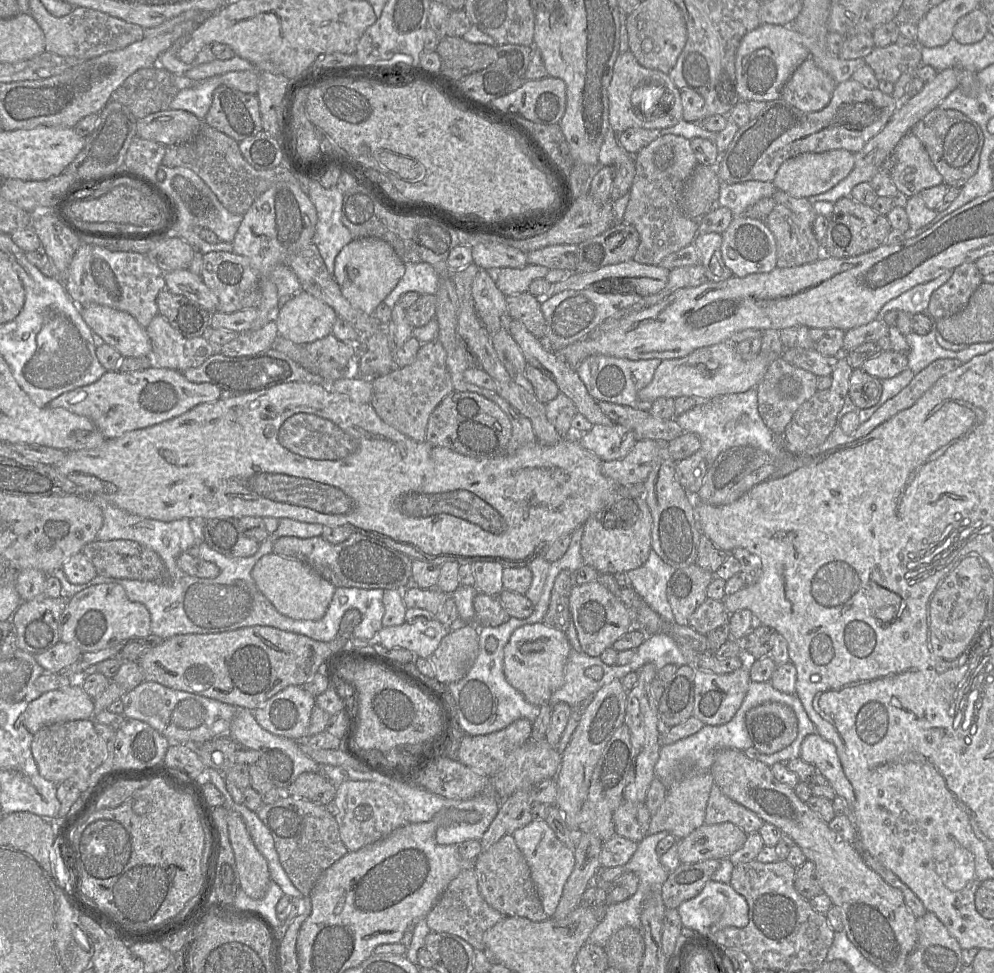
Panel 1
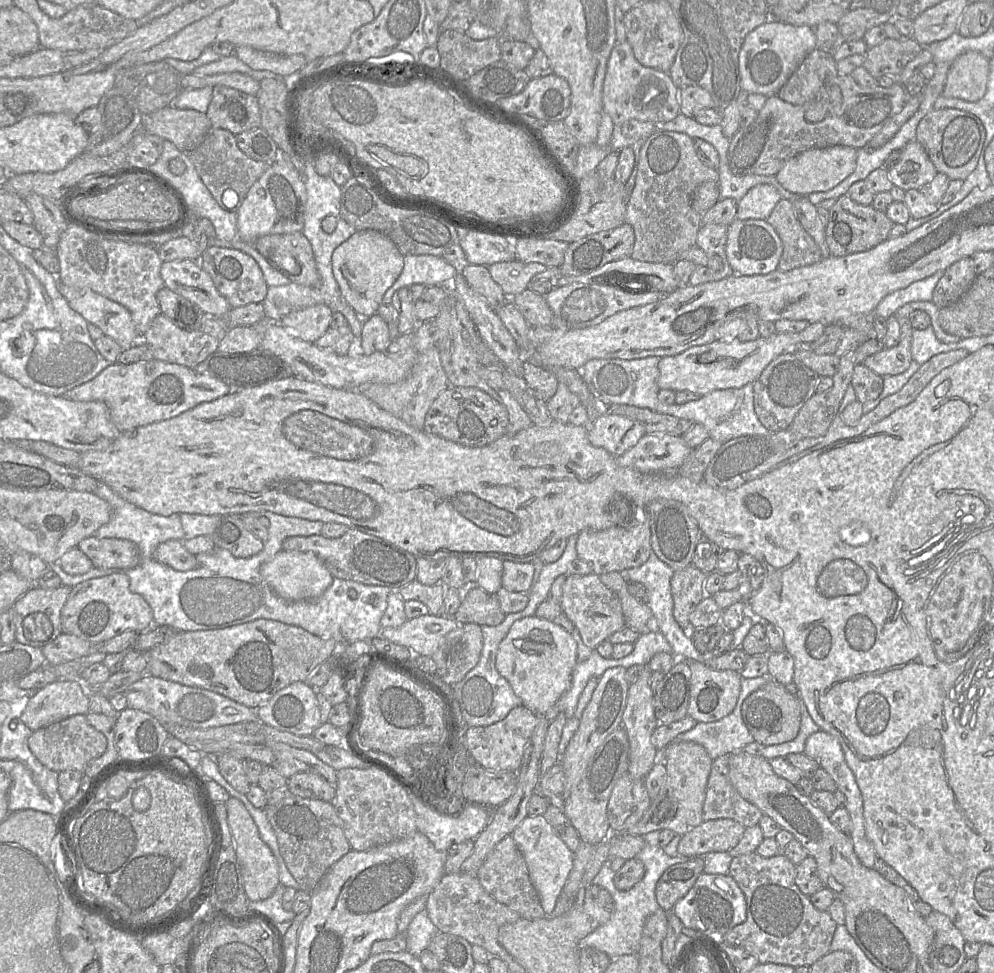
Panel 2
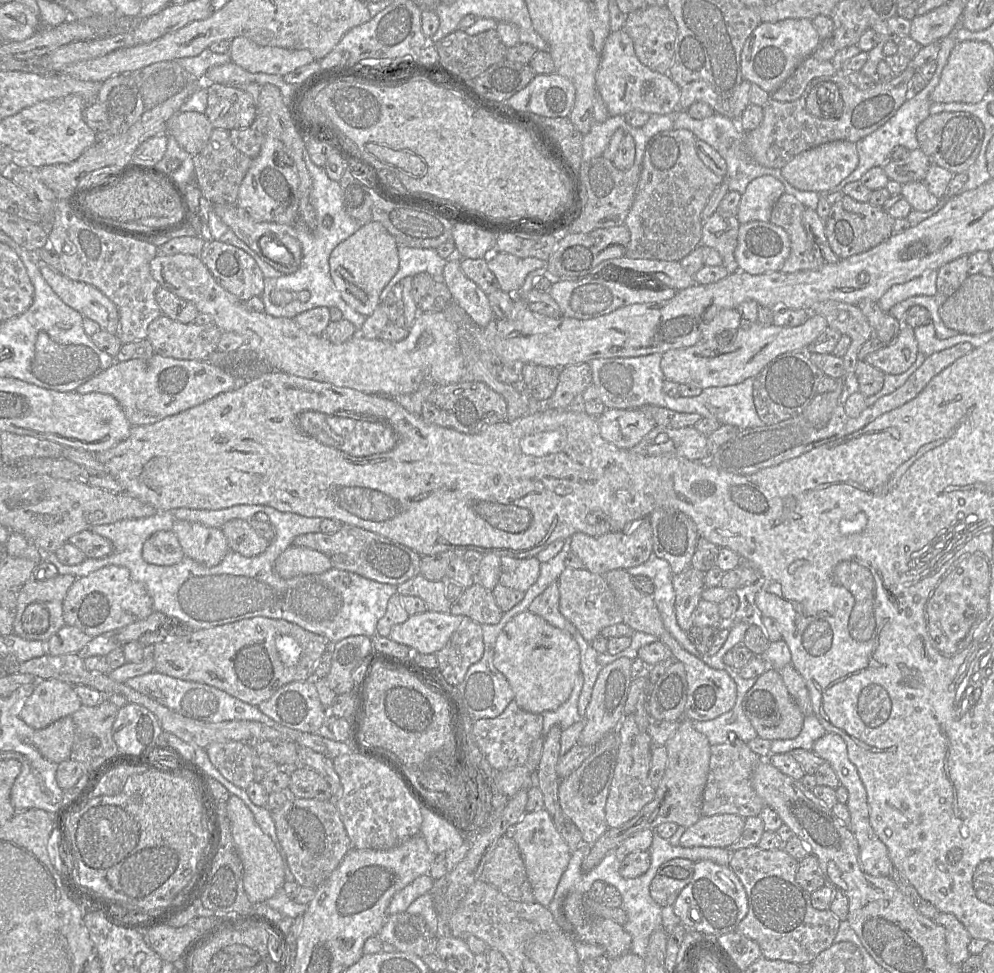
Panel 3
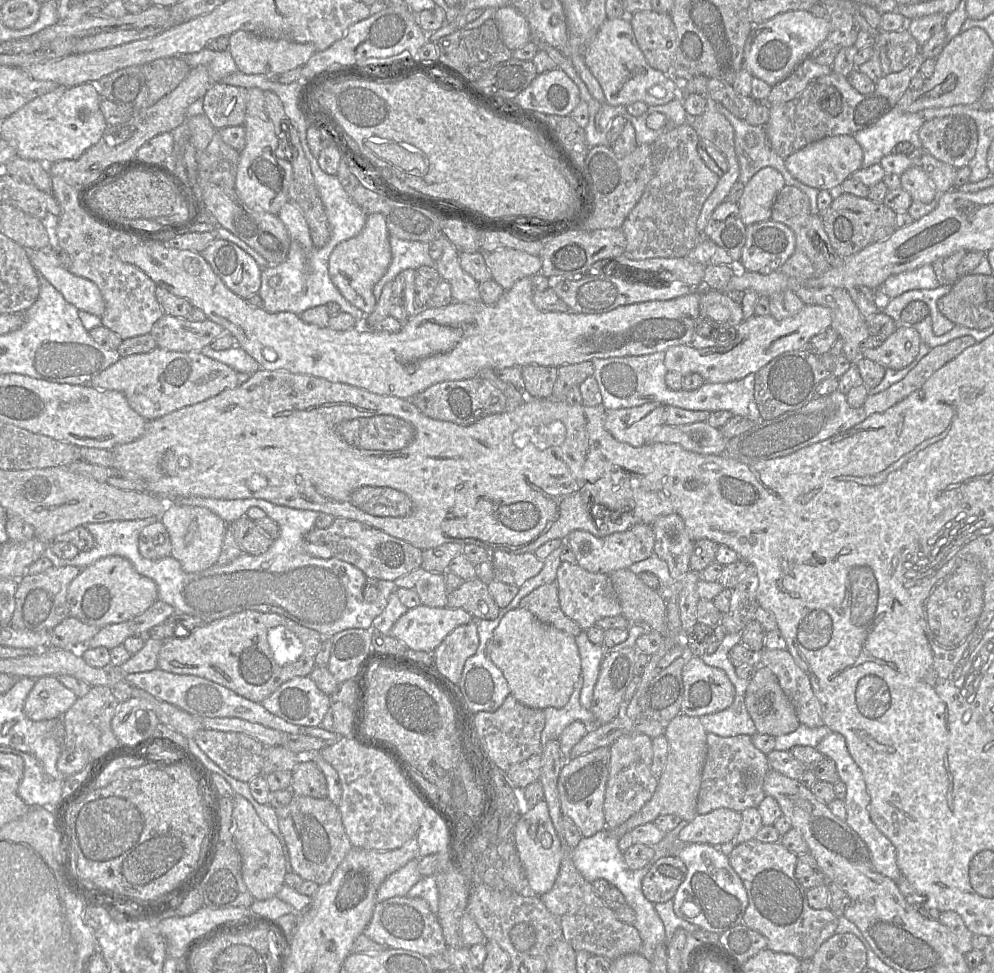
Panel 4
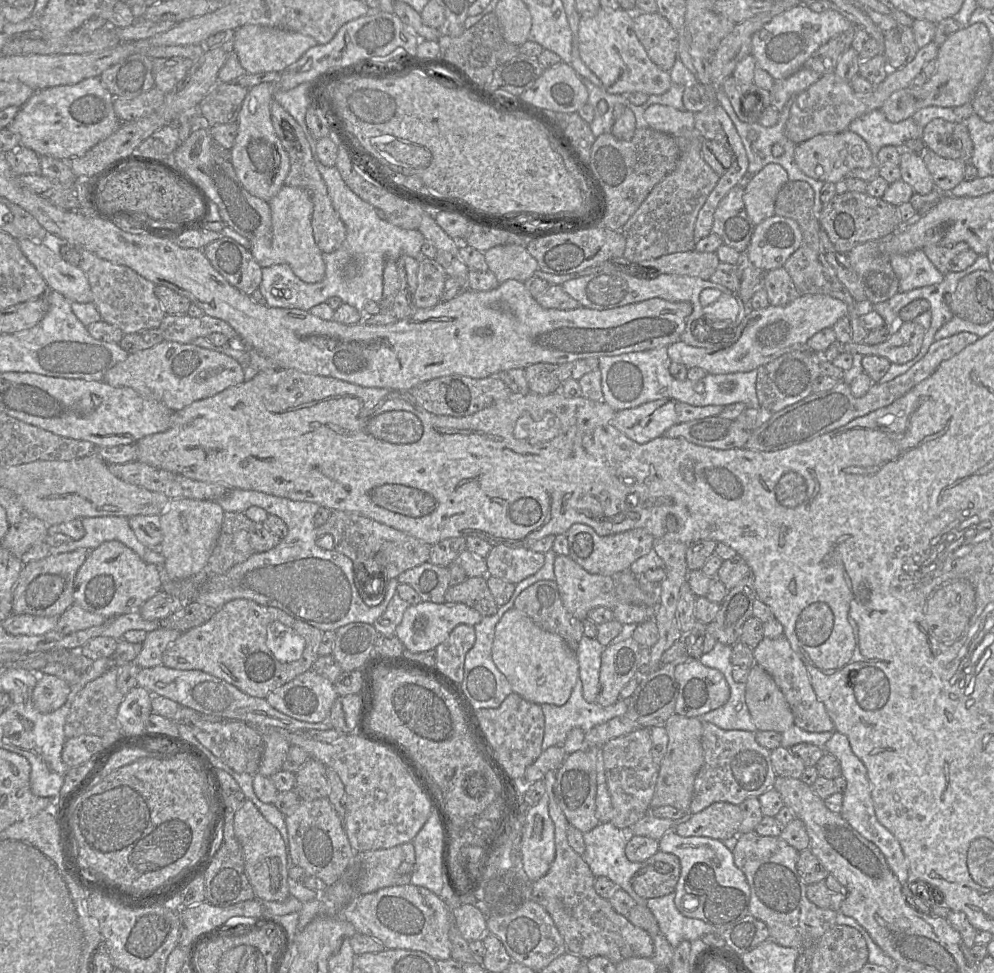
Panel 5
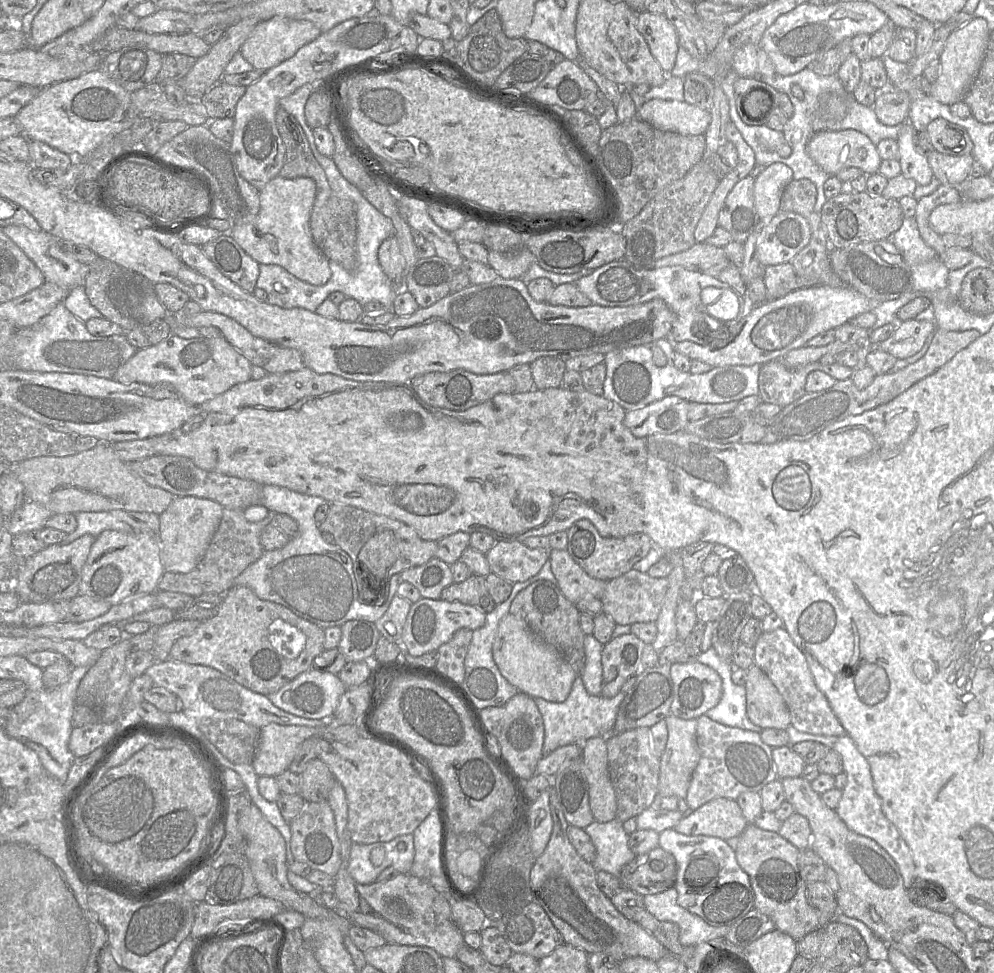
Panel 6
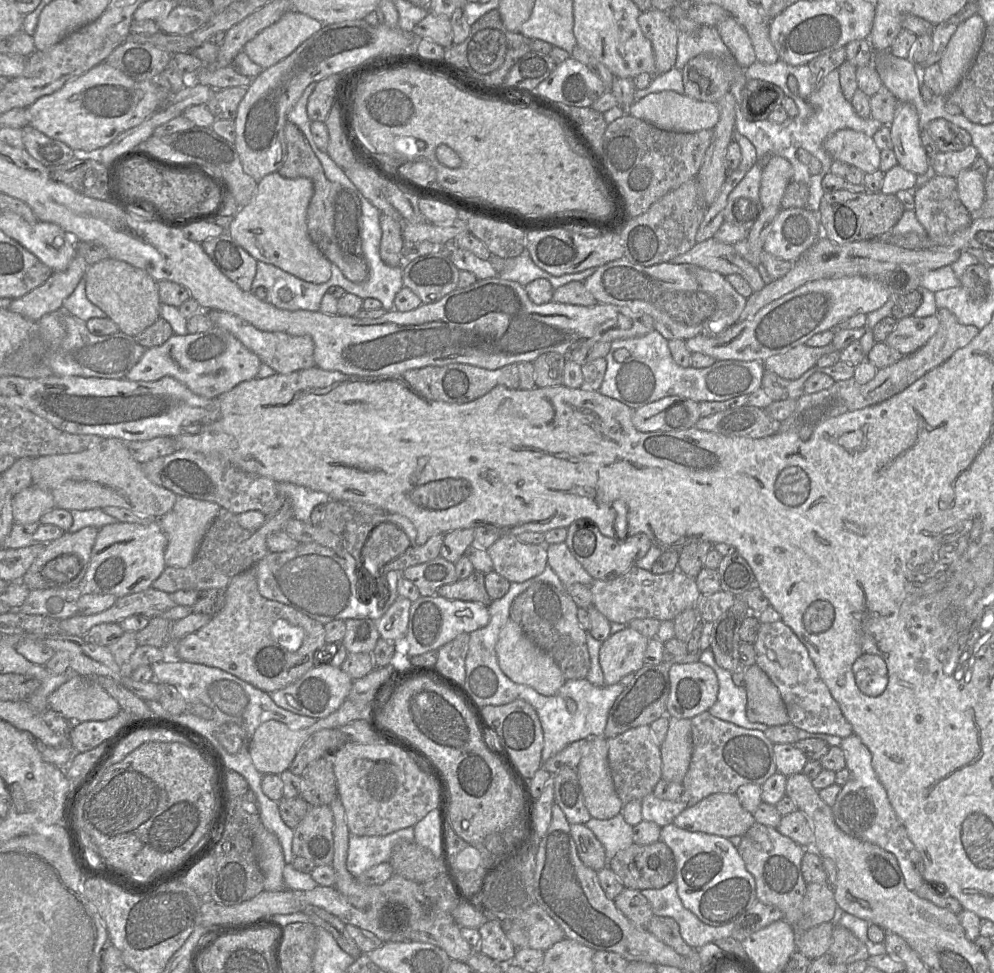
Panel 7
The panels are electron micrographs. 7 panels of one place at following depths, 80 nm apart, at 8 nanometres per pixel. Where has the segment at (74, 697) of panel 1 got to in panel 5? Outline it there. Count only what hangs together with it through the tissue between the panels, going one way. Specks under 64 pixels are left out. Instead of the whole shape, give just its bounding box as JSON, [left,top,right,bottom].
[32,673,71,713]

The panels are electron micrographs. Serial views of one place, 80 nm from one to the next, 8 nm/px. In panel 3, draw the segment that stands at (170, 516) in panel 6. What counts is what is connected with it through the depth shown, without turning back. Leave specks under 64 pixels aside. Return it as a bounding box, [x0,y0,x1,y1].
[172,520,230,567]

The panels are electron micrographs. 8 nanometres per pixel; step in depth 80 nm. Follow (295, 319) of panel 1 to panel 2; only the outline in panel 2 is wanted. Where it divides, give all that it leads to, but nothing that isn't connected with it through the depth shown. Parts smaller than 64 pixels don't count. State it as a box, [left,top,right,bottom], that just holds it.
[280,304,333,343]

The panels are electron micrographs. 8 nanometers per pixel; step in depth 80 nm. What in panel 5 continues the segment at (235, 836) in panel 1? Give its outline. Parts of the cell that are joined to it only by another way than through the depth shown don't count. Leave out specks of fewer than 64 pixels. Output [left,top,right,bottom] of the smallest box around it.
[234,799,290,901]

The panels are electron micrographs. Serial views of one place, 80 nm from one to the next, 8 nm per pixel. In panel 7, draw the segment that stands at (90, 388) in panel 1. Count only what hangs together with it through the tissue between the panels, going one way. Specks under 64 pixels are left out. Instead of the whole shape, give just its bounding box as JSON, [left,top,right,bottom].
[126,326,262,399]

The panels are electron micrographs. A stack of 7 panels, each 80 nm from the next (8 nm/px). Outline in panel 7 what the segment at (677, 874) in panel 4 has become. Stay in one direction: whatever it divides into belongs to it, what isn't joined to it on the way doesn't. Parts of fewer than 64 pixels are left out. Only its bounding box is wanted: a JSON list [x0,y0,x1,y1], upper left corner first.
[608,840,676,891]

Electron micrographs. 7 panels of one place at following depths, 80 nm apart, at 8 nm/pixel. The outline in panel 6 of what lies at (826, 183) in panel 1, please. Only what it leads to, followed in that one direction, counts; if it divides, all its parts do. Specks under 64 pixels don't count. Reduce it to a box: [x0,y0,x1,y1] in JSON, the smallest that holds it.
[806,129,882,176]

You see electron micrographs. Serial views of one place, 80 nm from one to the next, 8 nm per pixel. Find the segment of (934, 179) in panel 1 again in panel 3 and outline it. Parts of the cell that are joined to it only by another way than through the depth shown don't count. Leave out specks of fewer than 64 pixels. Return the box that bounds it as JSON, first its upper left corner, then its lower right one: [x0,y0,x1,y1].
[882,148,930,185]

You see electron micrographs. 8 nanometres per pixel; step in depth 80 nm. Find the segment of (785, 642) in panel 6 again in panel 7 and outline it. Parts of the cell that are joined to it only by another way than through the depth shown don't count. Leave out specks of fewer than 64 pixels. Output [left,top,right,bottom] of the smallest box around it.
[755,621,853,738]

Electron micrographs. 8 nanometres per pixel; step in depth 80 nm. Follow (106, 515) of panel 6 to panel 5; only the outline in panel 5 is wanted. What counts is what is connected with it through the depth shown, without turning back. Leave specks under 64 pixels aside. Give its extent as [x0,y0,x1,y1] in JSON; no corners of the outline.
[50,516,169,584]

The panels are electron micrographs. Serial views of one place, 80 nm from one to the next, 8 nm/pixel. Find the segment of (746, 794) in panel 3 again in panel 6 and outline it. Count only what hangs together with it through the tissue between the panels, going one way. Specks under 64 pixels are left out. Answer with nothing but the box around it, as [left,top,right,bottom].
[685,714,778,811]

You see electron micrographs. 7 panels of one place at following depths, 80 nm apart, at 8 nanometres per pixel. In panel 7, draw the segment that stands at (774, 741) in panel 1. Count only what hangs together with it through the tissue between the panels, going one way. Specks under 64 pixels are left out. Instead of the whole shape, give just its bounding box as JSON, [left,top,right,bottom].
[744,665,790,726]

